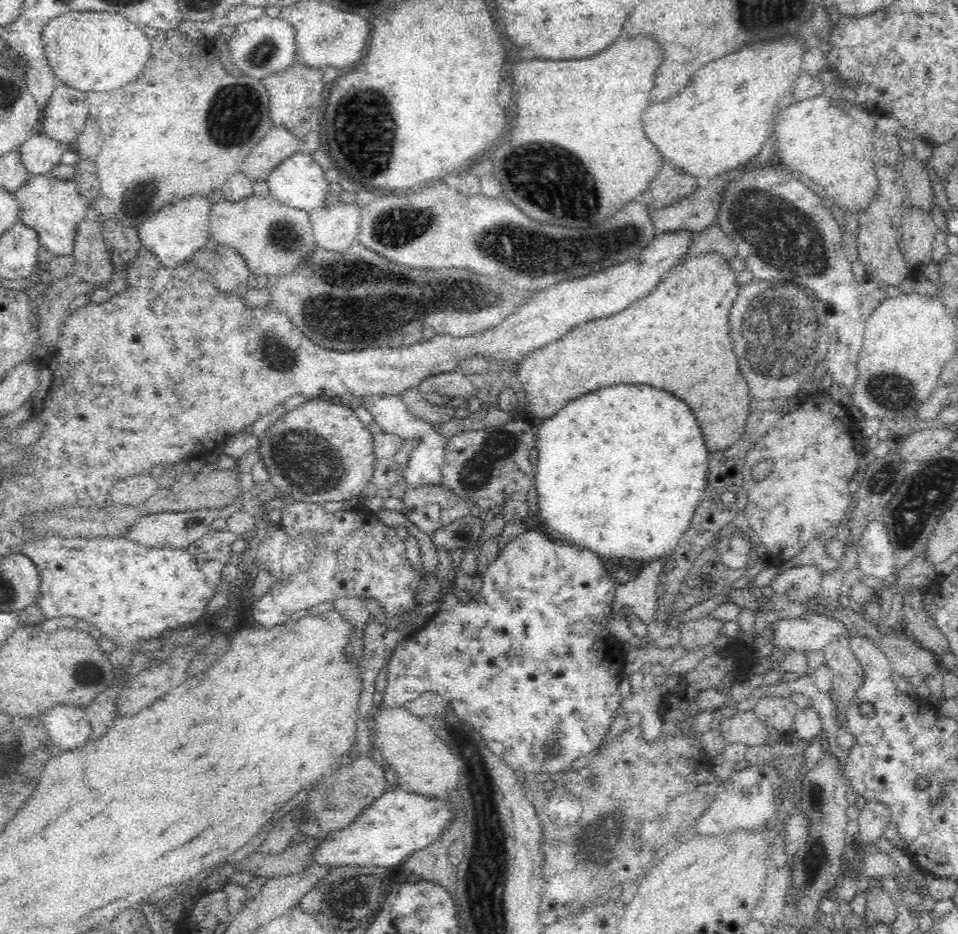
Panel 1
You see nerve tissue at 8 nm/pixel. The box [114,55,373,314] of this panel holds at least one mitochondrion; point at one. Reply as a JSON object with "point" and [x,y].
{"point":[244,107]}

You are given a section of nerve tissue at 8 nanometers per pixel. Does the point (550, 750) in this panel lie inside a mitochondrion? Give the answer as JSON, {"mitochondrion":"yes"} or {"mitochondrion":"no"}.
{"mitochondrion":"no"}

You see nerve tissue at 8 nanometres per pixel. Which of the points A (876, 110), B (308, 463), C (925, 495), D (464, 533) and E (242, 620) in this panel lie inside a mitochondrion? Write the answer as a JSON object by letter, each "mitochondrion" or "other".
{"A":"other","B":"mitochondrion","C":"mitochondrion","D":"mitochondrion","E":"other"}

